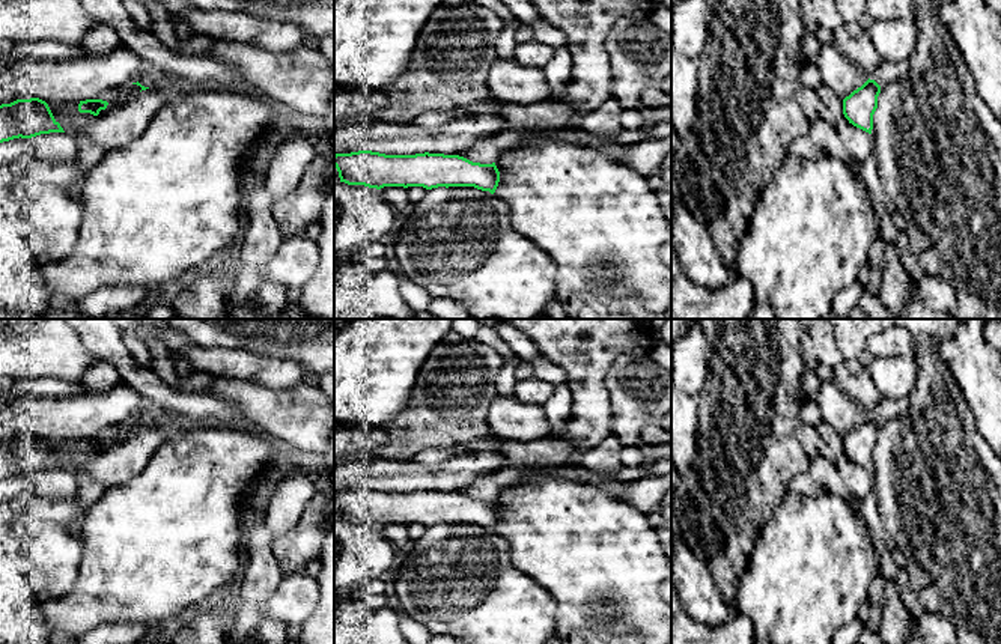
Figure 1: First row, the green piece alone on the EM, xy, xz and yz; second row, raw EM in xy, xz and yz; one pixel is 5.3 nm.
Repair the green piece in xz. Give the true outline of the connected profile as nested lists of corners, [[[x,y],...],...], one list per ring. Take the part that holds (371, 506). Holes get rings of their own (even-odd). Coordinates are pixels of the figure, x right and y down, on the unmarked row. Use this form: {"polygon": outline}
{"polygon": [[[372,488],[336,491],[340,519],[381,527],[384,524],[474,524],[495,530],[500,509],[492,501],[473,500],[459,492],[385,492]]]}

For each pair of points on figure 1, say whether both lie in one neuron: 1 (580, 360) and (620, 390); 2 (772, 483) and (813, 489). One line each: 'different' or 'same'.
1: different
2: different

